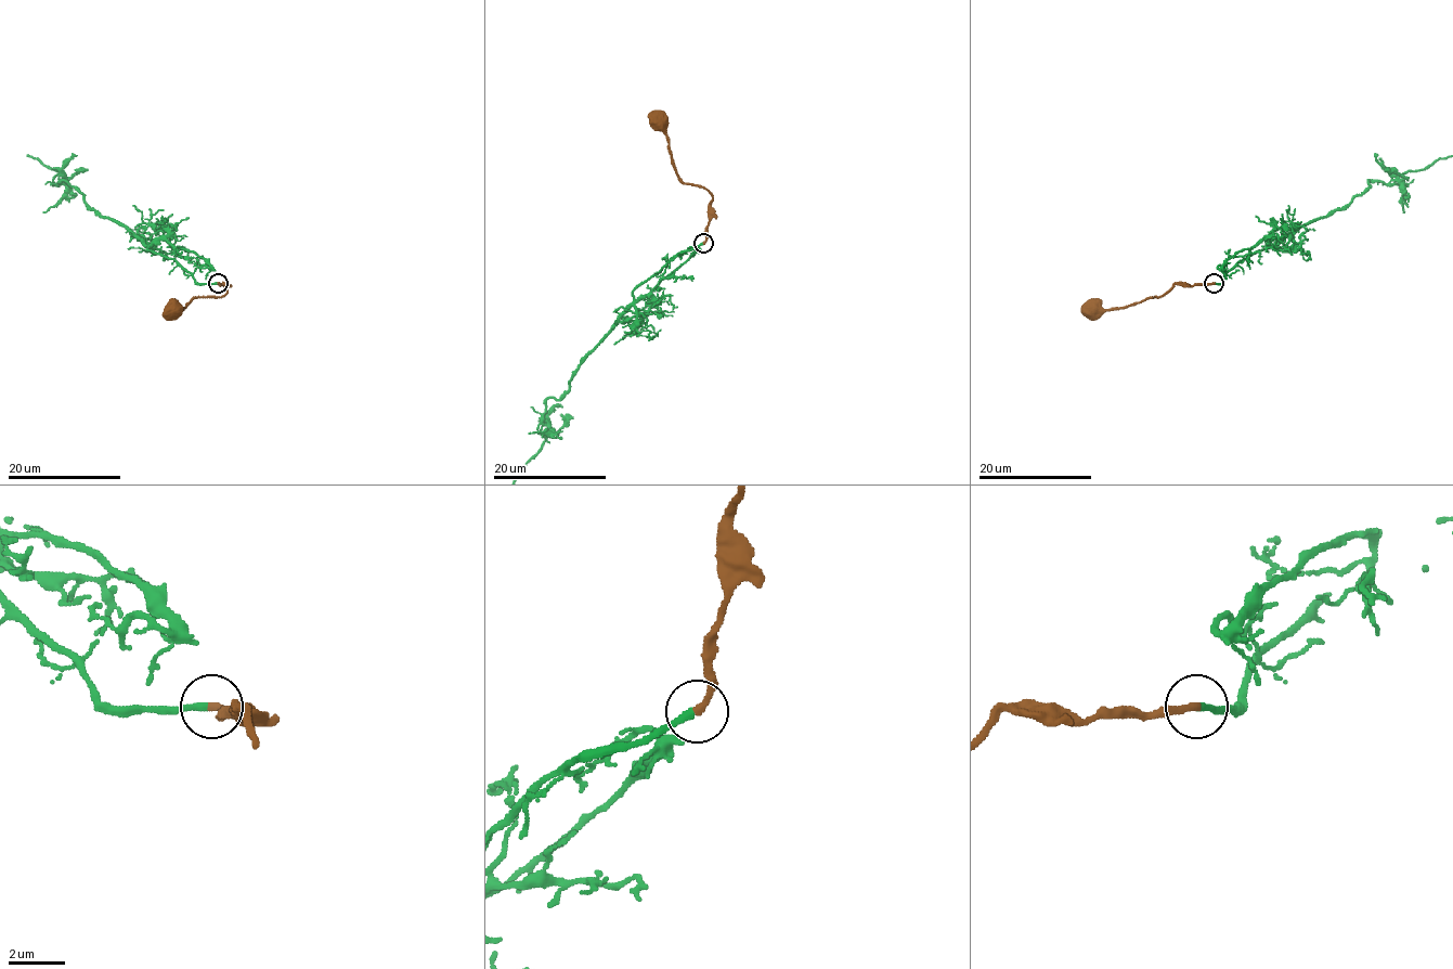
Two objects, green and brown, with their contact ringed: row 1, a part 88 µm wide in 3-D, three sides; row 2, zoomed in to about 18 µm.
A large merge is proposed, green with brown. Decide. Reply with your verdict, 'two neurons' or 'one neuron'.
one neuron

